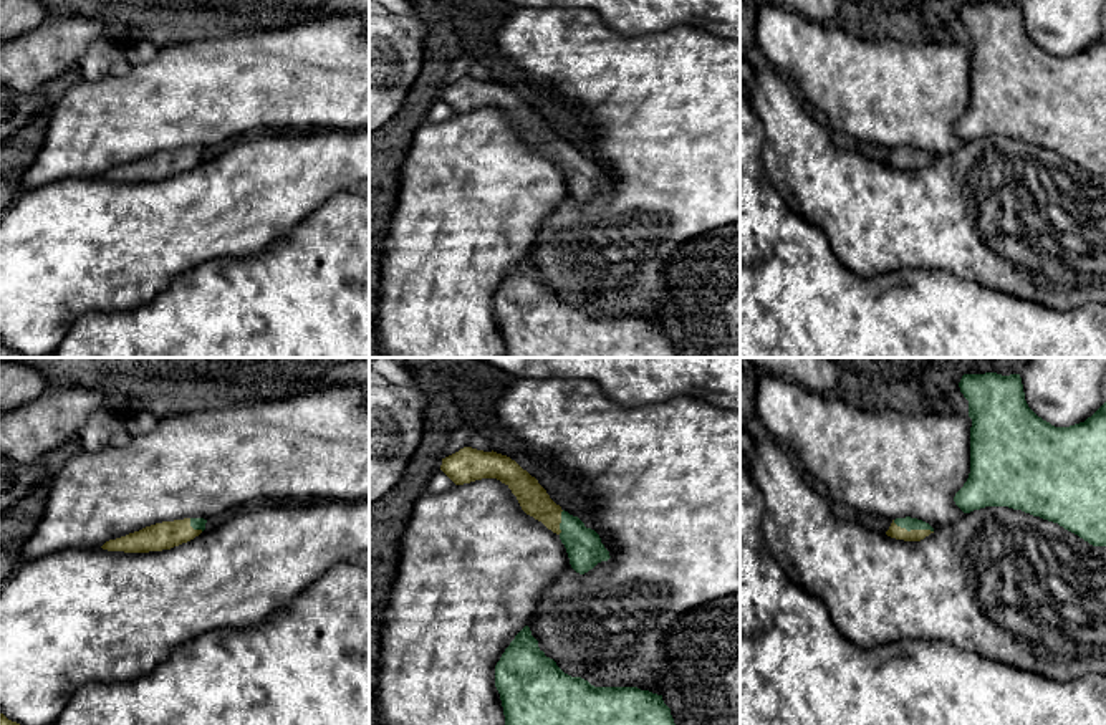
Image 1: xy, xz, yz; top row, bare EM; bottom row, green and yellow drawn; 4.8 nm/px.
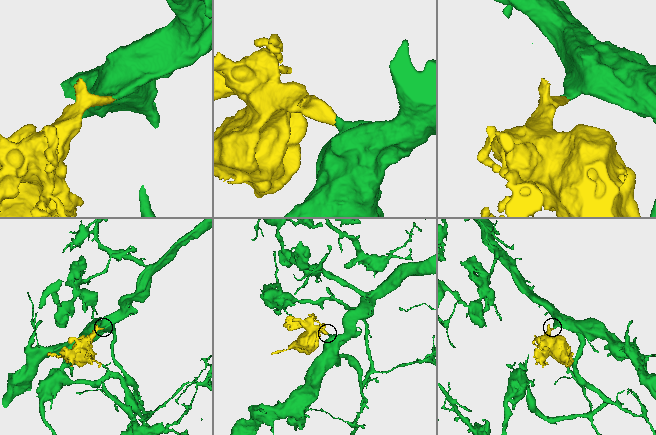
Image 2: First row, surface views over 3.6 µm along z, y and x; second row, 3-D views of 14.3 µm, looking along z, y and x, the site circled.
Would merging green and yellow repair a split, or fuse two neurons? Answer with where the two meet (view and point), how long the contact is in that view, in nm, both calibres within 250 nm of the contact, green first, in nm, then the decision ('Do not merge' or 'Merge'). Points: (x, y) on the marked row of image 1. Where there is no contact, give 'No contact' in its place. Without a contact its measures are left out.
Touches green at yz (913, 528). Shared border 200 nm. Thickness 70 nm (green) against 70 nm. Merge

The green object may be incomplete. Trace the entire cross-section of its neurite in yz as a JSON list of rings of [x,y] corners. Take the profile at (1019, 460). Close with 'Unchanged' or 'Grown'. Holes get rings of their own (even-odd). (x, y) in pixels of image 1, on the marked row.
[[[964,374],[960,392],[969,401],[970,473],[954,502],[970,513],[985,507],[1008,507],[1058,523],[1093,546],[1106,546],[1106,402],[1084,422],[1055,427],[1027,404],[1020,374]]]. Unchanged

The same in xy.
[[[184,518],[146,526],[126,536],[109,540],[101,548],[108,551],[149,553],[187,543],[205,530],[207,520]]]. Grown

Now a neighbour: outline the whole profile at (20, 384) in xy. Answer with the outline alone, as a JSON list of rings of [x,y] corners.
[[[0,358],[0,414],[22,407],[46,391],[46,381],[38,371]]]

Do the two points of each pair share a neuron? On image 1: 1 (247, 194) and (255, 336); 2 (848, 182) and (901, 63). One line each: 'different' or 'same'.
1: different
2: different

